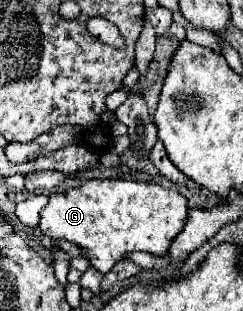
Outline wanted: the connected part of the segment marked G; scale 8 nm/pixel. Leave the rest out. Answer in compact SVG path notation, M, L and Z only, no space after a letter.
M82 179L82 185L66 193L52 193L48 205L40 213L40 229L52 239L68 239L88 253L92 267L108 273L116 261L130 251L148 251L166 255L170 241L182 231L188 215L188 199L176 189L166 189L156 181L126 181L126 179Z

